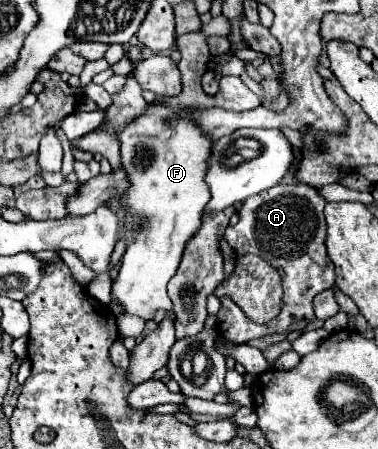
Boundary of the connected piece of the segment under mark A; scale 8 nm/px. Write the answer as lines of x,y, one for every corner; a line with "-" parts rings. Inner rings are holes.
278,184
270,190
264,190
264,194
248,198
242,204
240,222
236,226
228,226
224,238
236,256
258,254
278,270
284,288
284,306
276,320
260,326
250,322
230,298
222,298
222,308
216,314
216,328
220,338
232,344
248,344
250,340
266,334
286,334
294,322
304,320
310,324
314,320
312,298
318,292
334,286
334,266
326,254
324,244
324,204
326,202
318,196
316,188
308,184

